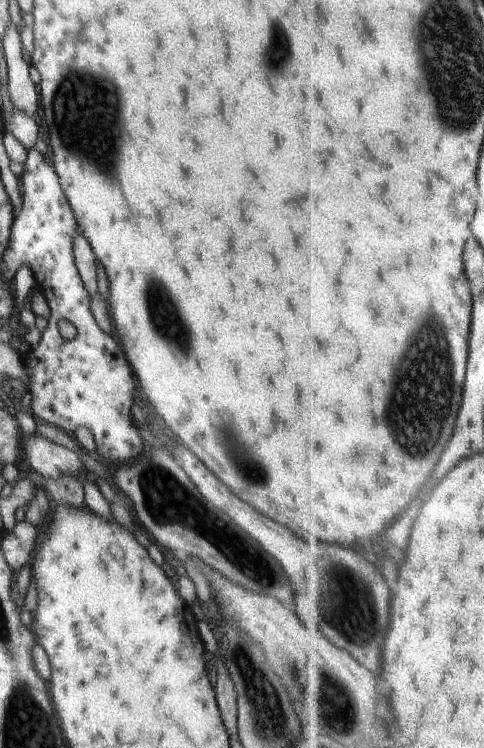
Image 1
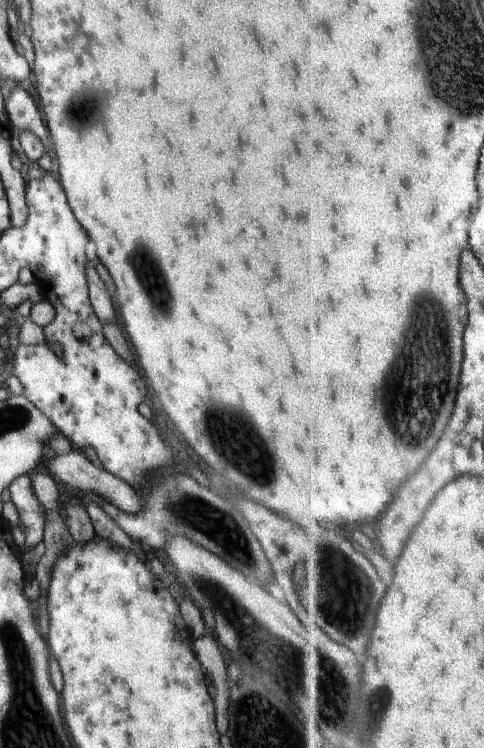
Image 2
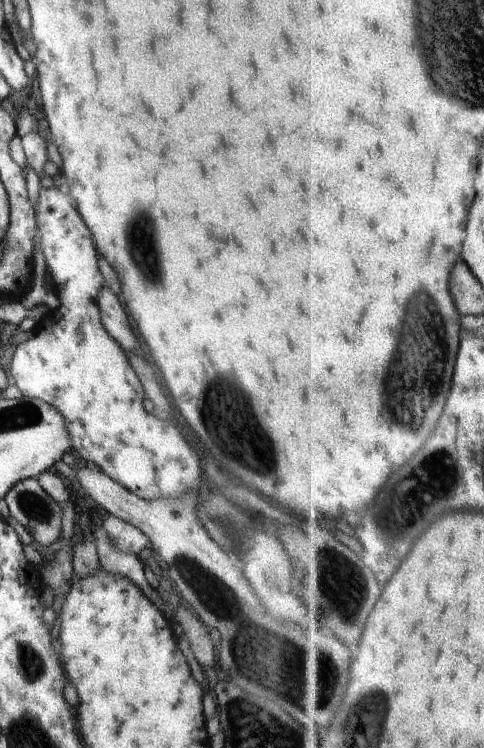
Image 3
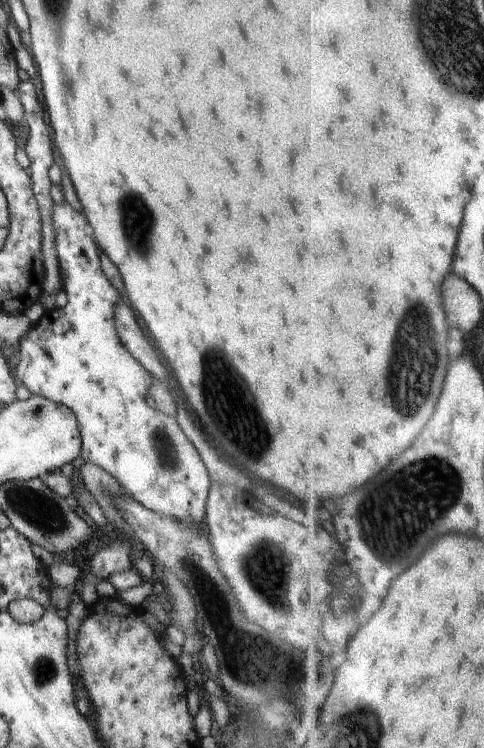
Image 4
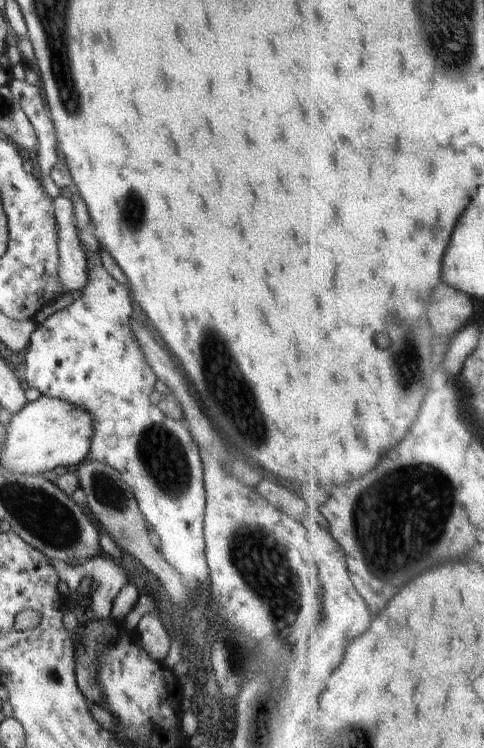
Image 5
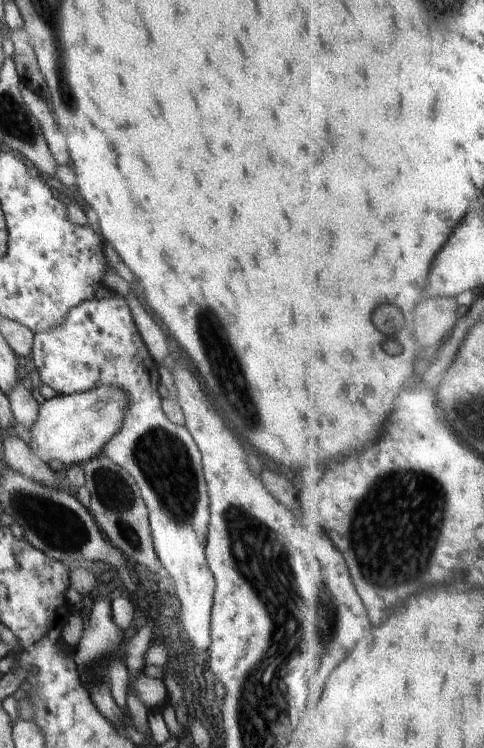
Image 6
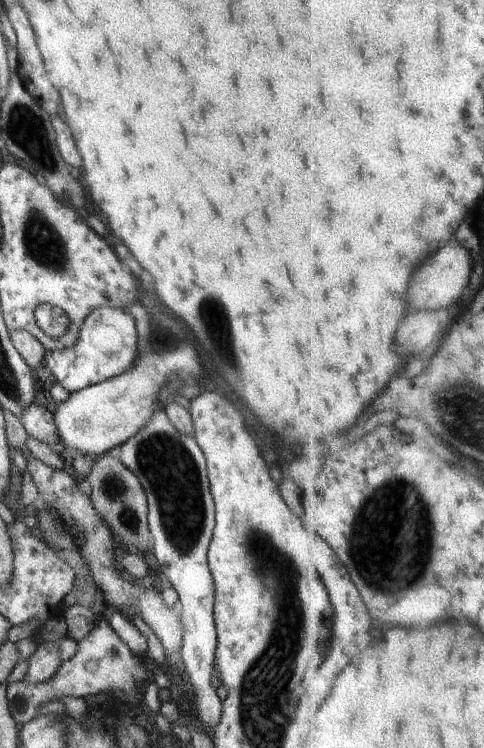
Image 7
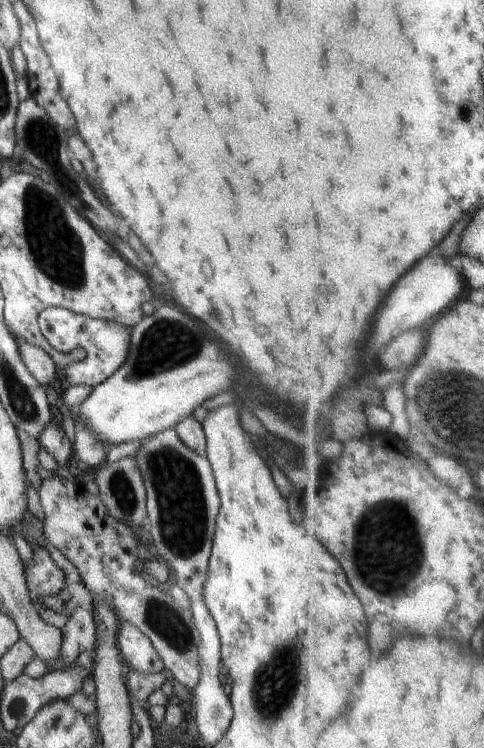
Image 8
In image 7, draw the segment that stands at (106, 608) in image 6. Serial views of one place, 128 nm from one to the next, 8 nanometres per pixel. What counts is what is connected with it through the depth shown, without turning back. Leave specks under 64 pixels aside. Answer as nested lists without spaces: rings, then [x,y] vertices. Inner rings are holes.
[[[106,613],[102,614],[103,618],[92,628],[78,643],[78,652],[72,658],[64,661],[56,674],[49,680],[38,682],[16,681],[7,684],[7,705],[10,716],[16,724],[26,724],[33,718],[36,718],[38,710],[45,703],[52,700],[59,700],[63,696],[74,696],[76,698],[86,698],[87,696],[96,695],[101,692],[124,692],[127,697],[130,708],[138,708],[141,703],[142,694],[137,688],[140,685],[148,684],[148,680],[153,679],[153,672],[150,672],[139,656],[136,656],[122,641],[120,636],[112,630],[109,625]]]

